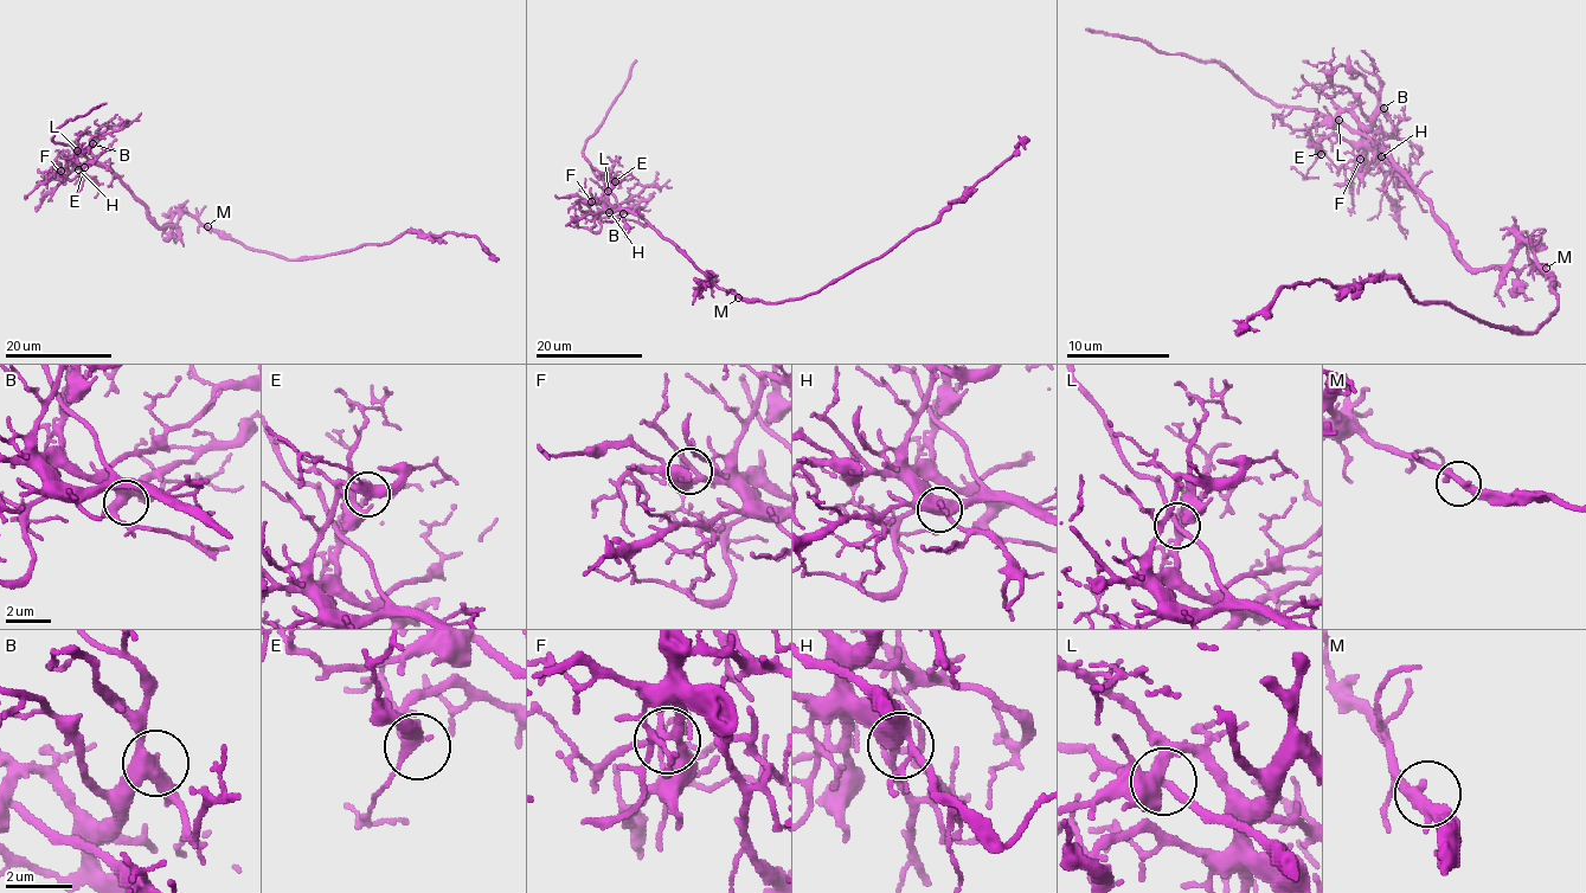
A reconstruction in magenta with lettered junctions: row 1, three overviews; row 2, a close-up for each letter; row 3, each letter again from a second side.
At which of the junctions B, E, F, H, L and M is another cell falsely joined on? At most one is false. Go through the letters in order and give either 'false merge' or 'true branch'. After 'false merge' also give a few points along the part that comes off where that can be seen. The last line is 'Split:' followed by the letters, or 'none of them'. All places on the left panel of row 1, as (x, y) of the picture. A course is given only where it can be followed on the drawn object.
B: true branch
E: true branch
F: true branch
H: true branch
L: true branch
M: true branch
Split: none of them

